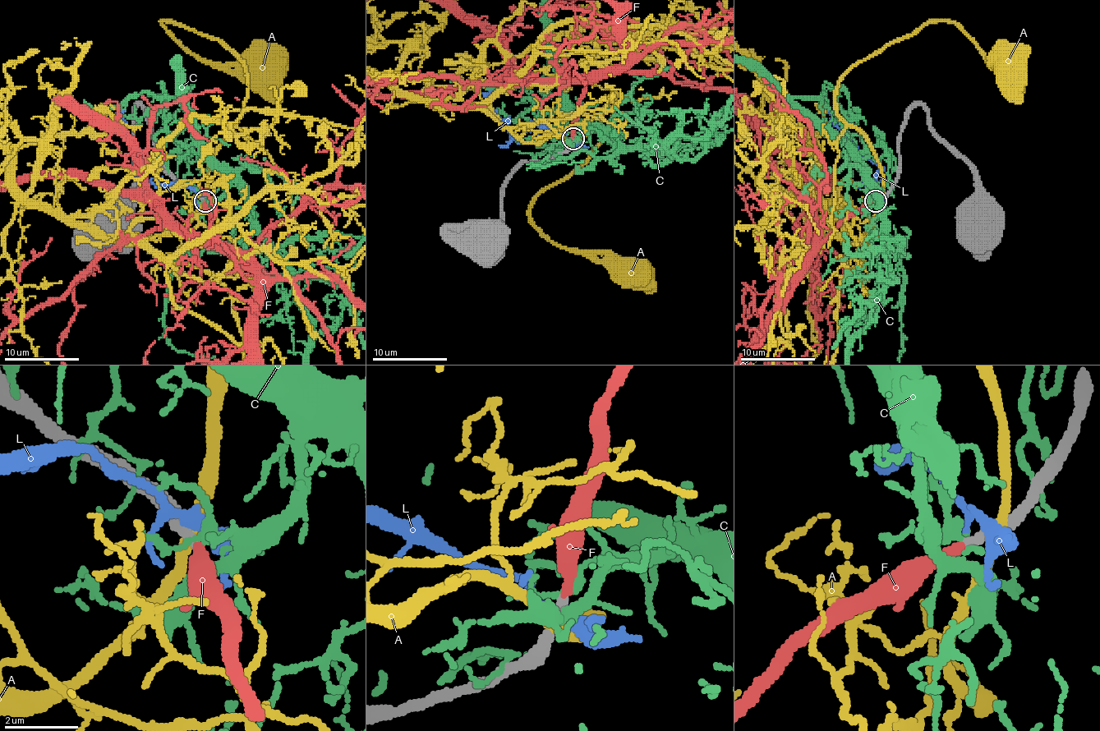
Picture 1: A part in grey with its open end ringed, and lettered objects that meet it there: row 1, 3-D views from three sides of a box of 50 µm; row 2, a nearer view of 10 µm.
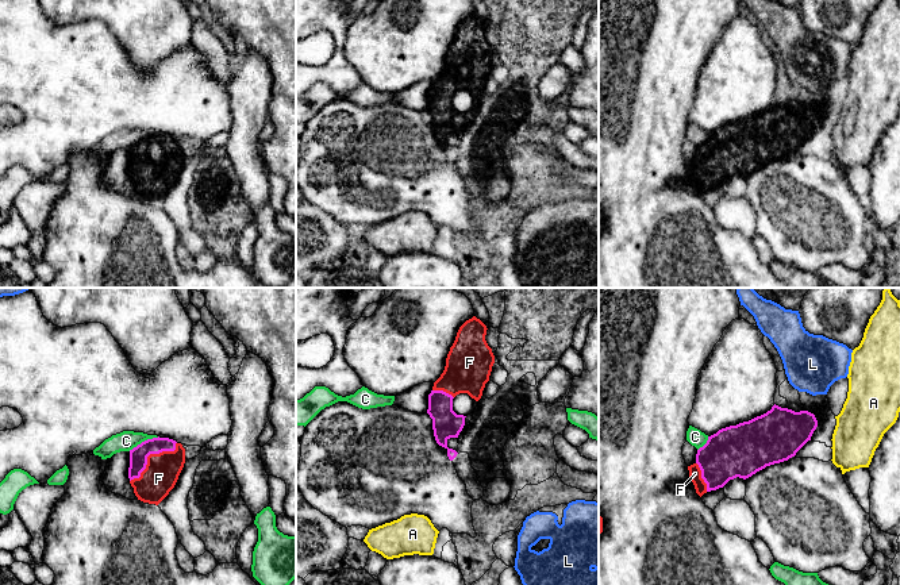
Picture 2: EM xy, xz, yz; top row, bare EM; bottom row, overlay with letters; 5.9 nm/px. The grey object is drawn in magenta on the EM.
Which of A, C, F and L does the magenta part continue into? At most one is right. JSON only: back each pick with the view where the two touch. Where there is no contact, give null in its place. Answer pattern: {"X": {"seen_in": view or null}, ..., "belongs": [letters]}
{"F": {"seen_in": "xy"}, "belongs": ["F"]}

